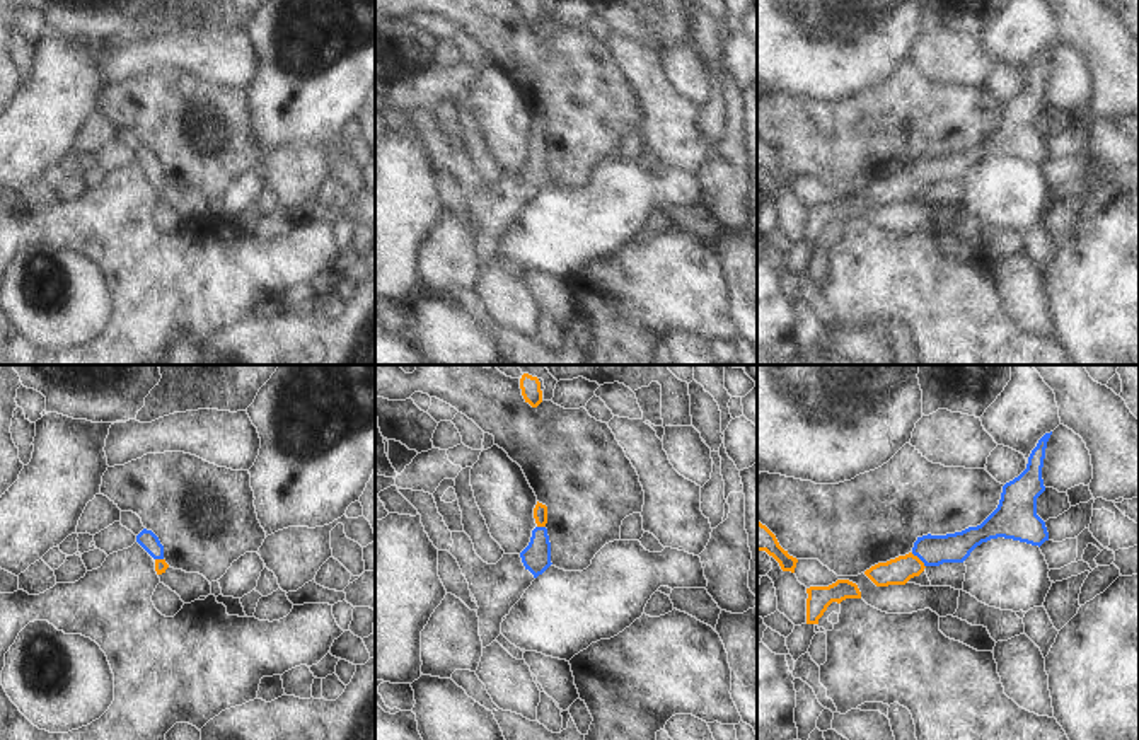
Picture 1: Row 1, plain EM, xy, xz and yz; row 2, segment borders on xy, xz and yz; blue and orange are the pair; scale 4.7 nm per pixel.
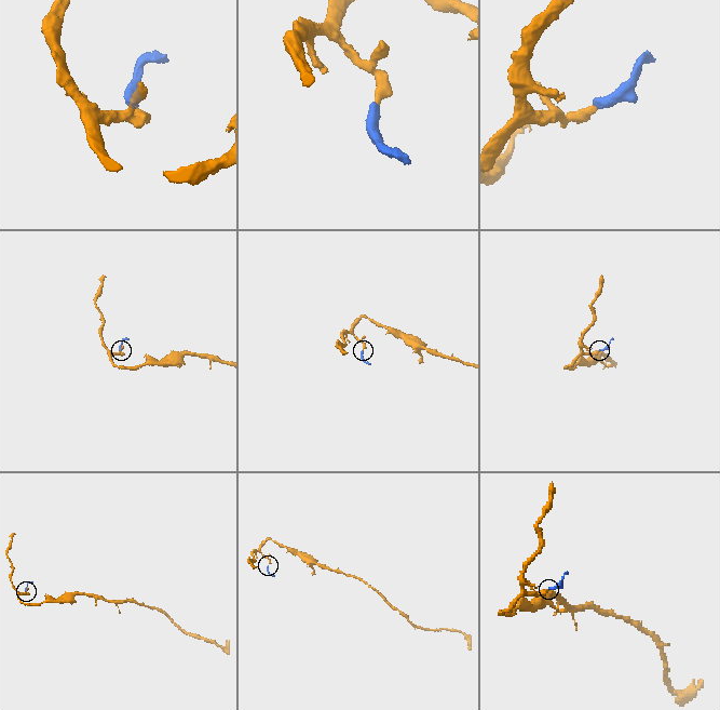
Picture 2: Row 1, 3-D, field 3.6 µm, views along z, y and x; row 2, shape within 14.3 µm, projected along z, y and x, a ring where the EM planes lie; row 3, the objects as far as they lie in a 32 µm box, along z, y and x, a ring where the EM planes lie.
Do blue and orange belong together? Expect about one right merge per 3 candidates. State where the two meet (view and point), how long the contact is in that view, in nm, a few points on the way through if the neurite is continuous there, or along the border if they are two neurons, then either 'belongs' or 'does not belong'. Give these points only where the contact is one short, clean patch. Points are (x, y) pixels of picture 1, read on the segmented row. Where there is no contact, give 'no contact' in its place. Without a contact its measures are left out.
contact yz (919, 558); length 100 nm; way yz (953, 548), (930, 549), (919, 558), (896, 572); belongs

